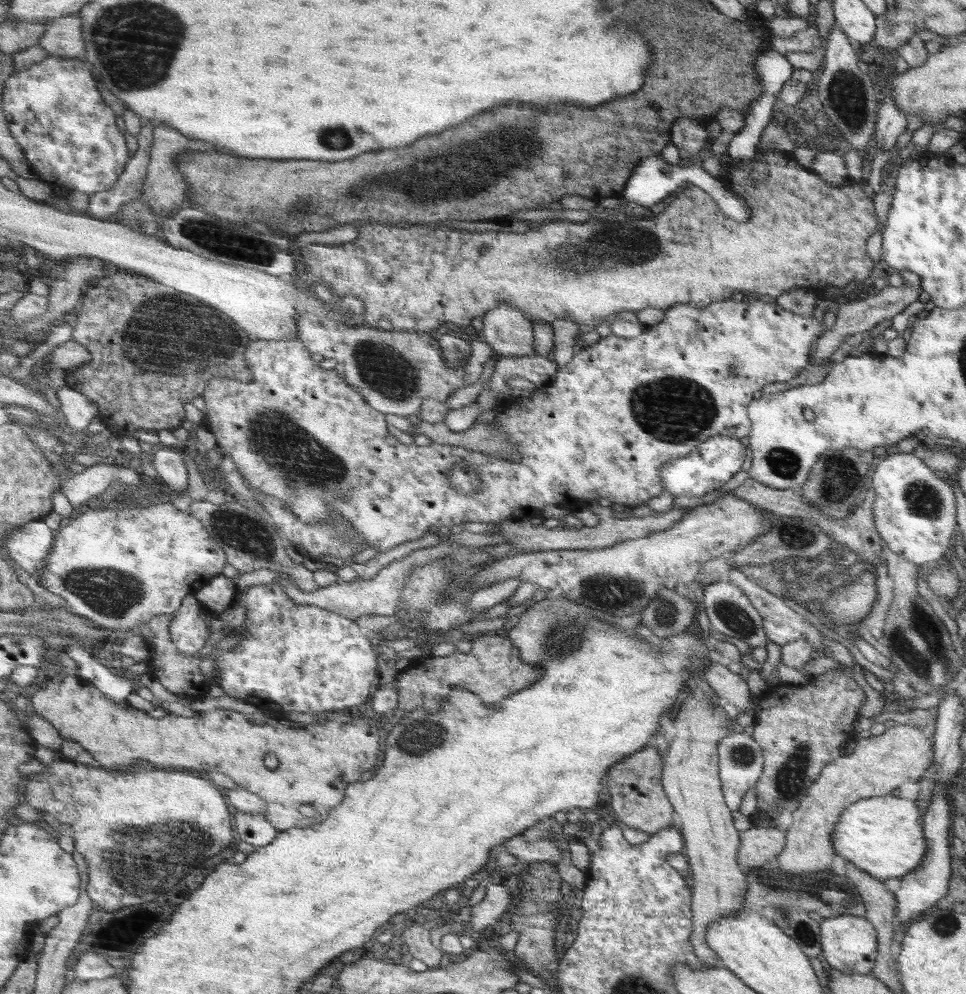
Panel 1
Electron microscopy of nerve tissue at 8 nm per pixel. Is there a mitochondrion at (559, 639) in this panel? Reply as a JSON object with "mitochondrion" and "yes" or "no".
{"mitochondrion":"yes"}

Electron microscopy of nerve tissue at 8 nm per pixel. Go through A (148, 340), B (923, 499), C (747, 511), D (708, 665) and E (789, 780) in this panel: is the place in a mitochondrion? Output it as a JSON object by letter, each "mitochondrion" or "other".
{"A":"mitochondrion","B":"mitochondrion","C":"other","D":"other","E":"mitochondrion"}

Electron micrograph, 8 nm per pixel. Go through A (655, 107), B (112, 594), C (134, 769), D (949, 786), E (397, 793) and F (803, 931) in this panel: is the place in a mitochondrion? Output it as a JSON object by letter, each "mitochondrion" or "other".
{"A":"other","B":"mitochondrion","C":"other","D":"other","E":"other","F":"mitochondrion"}

